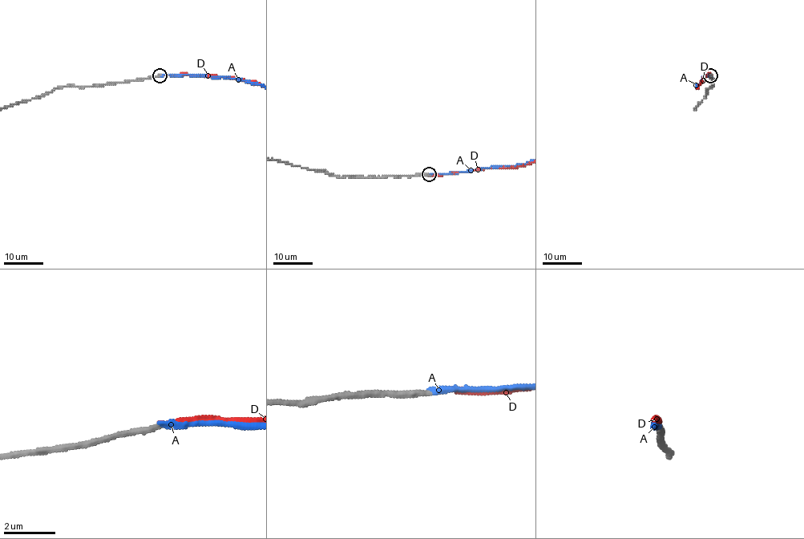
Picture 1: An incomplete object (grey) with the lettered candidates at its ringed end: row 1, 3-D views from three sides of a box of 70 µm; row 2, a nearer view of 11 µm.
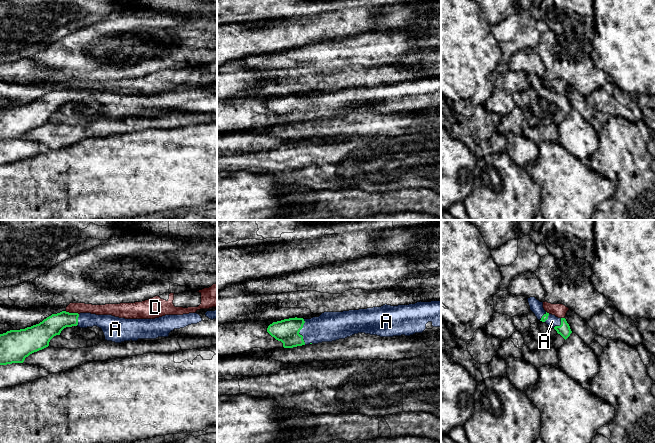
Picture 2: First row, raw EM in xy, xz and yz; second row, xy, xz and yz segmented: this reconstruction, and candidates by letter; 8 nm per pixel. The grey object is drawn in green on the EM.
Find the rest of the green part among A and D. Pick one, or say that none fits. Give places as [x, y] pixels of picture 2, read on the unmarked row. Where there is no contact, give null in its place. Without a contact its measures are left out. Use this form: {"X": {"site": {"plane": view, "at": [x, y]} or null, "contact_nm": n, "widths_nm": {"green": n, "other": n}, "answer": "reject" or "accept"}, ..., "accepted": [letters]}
{"A": {"site": {"plane": "xz", "at": [299, 107]}, "contact_nm": 200, "widths_nm": {"green": 190, "other": 240}, "answer": "accept"}, "D": {"site": {"plane": "xy", "at": [72, 89]}, "contact_nm": 110, "widths_nm": {"green": 160, "other": 80}, "answer": "reject"}, "accepted": ["A"]}

